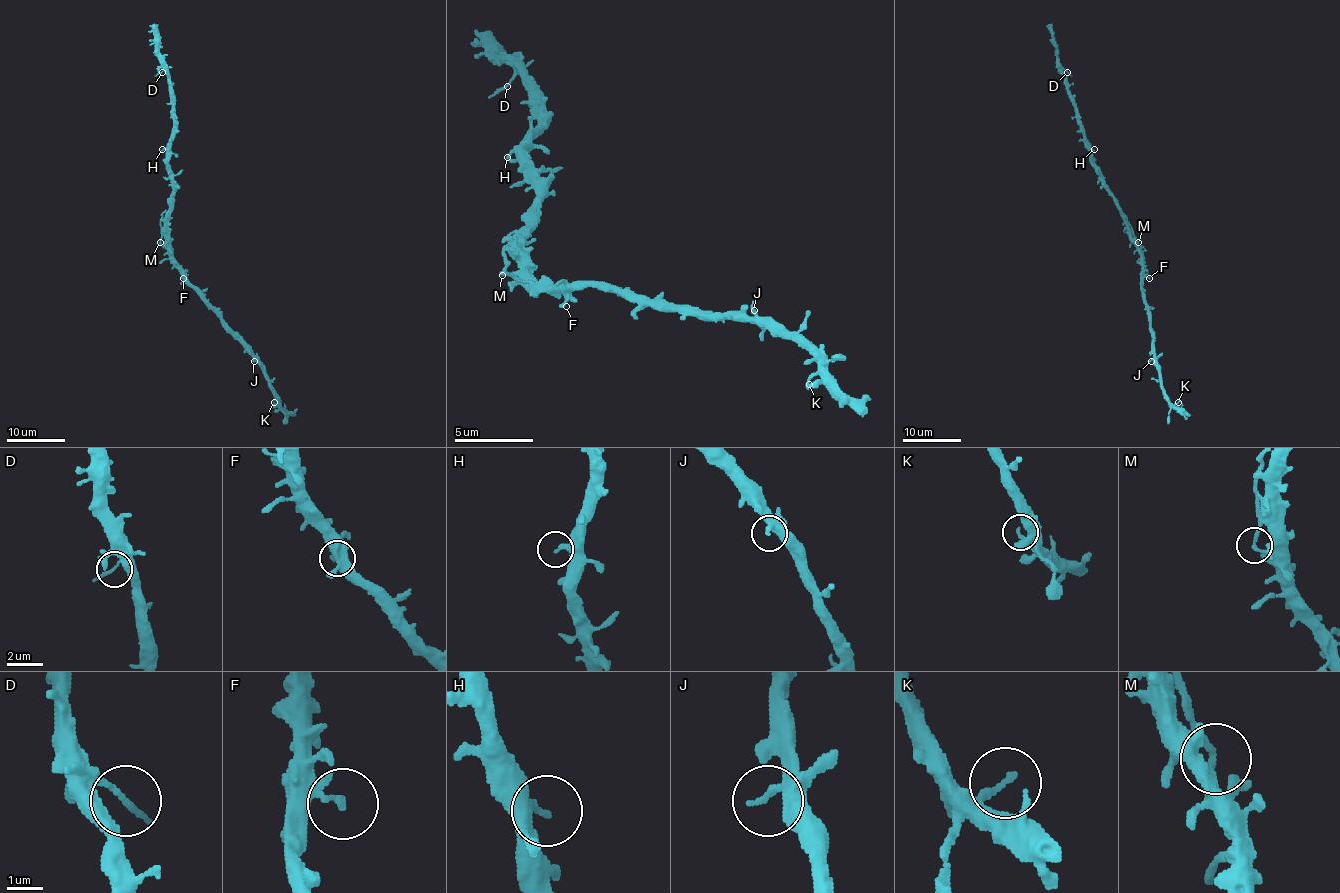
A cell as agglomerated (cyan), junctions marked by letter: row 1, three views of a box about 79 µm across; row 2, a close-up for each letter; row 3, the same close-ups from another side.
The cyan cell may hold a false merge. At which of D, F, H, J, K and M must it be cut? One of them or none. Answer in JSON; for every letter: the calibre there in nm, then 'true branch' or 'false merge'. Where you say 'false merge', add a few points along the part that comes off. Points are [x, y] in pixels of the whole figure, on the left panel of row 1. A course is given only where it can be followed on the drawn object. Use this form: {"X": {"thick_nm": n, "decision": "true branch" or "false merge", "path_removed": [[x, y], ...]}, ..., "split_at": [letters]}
{"D": {"thick_nm": 130, "decision": "true branch"}, "F": {"thick_nm": 170, "decision": "true branch"}, "H": {"thick_nm": 220, "decision": "true branch"}, "J": {"thick_nm": 240, "decision": "true branch"}, "K": {"thick_nm": 220, "decision": "true branch"}, "M": {"thick_nm": 170, "decision": "false merge", "path_removed": [[160, 243], [160, 221], [166, 209]]}, "split_at": ["M"]}

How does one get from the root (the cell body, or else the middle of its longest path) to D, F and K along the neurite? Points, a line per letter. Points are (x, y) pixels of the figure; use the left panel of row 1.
D: (169, 234), (167, 214), (172, 192), (169, 141), (173, 129), (173, 95), (166, 71), (162, 72)
F: (169, 234), (169, 250), (183, 278)
K: (169, 234), (169, 250), (182, 278), (259, 365), (278, 403), (274, 402)

